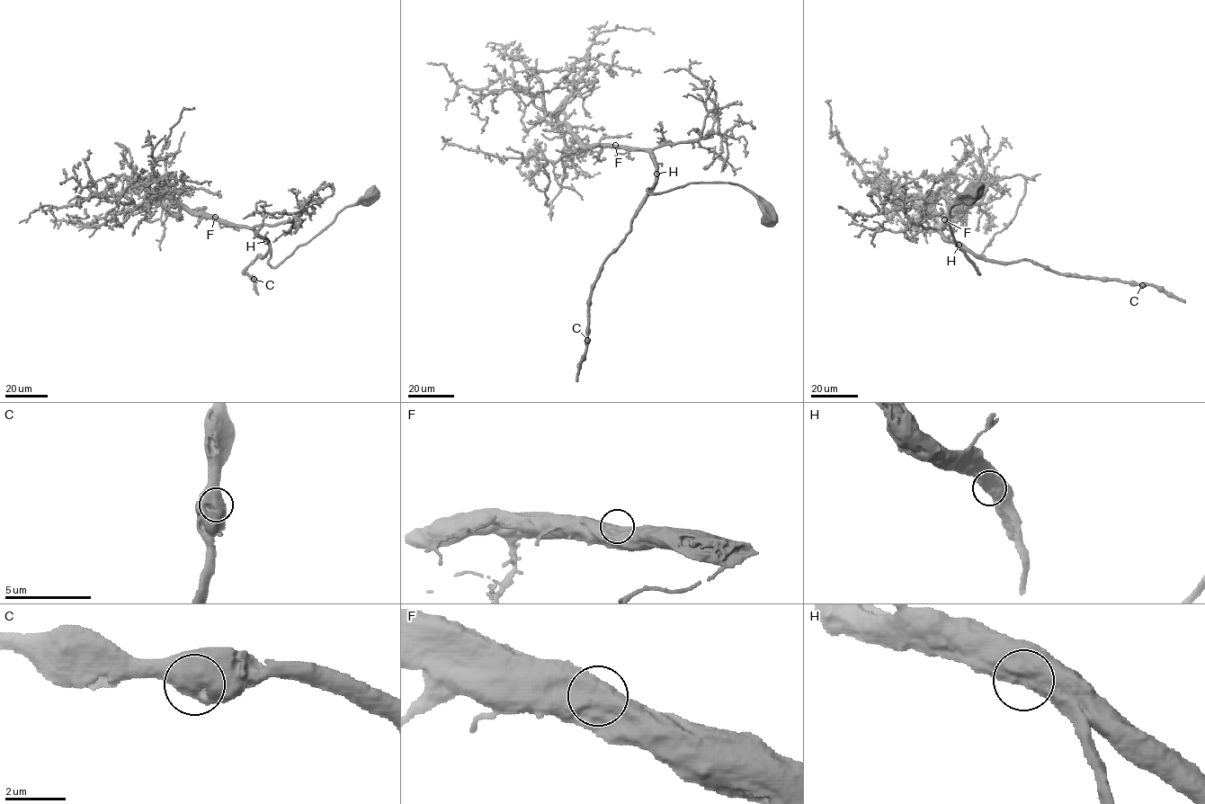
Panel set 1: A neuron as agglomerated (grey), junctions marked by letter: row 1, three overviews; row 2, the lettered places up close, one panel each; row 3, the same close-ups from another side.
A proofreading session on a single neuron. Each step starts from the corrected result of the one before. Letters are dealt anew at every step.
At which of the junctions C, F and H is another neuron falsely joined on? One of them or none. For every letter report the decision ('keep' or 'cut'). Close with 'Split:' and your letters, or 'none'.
C: keep
F: keep
H: keep
Split: none

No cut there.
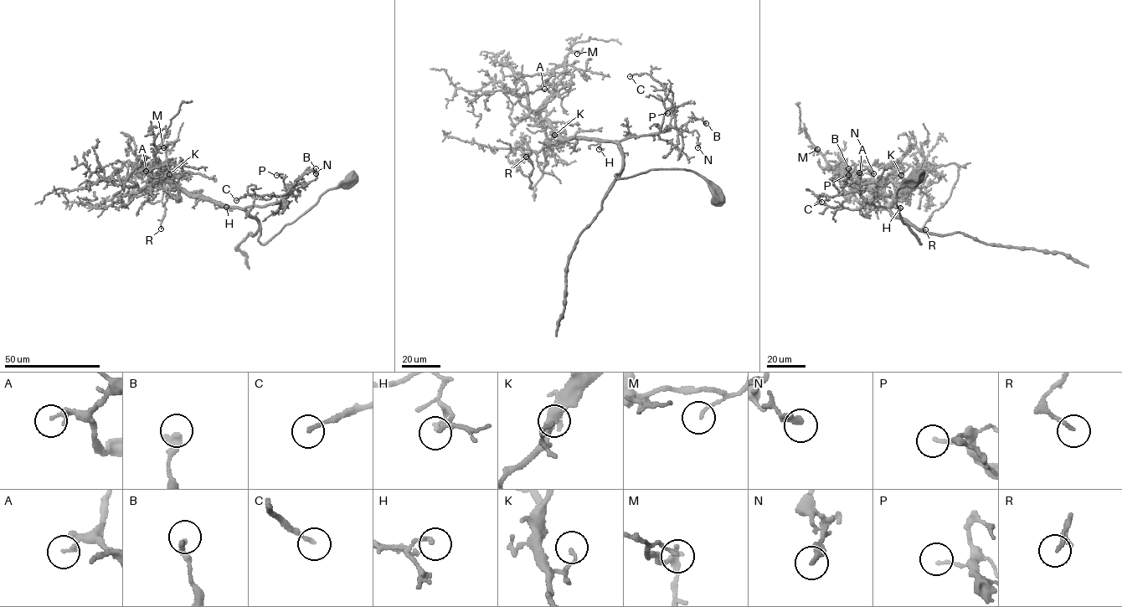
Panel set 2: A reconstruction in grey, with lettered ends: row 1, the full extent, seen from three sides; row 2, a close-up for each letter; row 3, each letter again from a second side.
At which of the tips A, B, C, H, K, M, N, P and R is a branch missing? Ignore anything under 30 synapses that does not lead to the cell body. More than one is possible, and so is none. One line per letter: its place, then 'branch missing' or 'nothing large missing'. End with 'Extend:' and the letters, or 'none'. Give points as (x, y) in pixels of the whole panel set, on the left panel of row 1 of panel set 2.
A: (146, 171) | nothing large missing
B: (316, 168) | nothing large missing
C: (236, 200) | nothing large missing
H: (226, 207) | nothing large missing
K: (169, 174) | nothing large missing
M: (163, 147) | nothing large missing
N: (316, 173) | nothing large missing
P: (276, 175) | nothing large missing
R: (161, 228) | nothing large missing
Extend: none

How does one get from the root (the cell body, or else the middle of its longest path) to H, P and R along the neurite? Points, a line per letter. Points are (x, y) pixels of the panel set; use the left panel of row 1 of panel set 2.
H: (351, 178), (328, 189), (264, 244), (258, 240), (257, 221), (240, 208), (226, 207)
P: (351, 178), (328, 189), (262, 244), (260, 224), (245, 209), (282, 202), (287, 190), (283, 178), (276, 175)
R: (351, 178), (262, 244), (260, 224), (243, 209), (166, 187), (160, 162), (161, 228)

